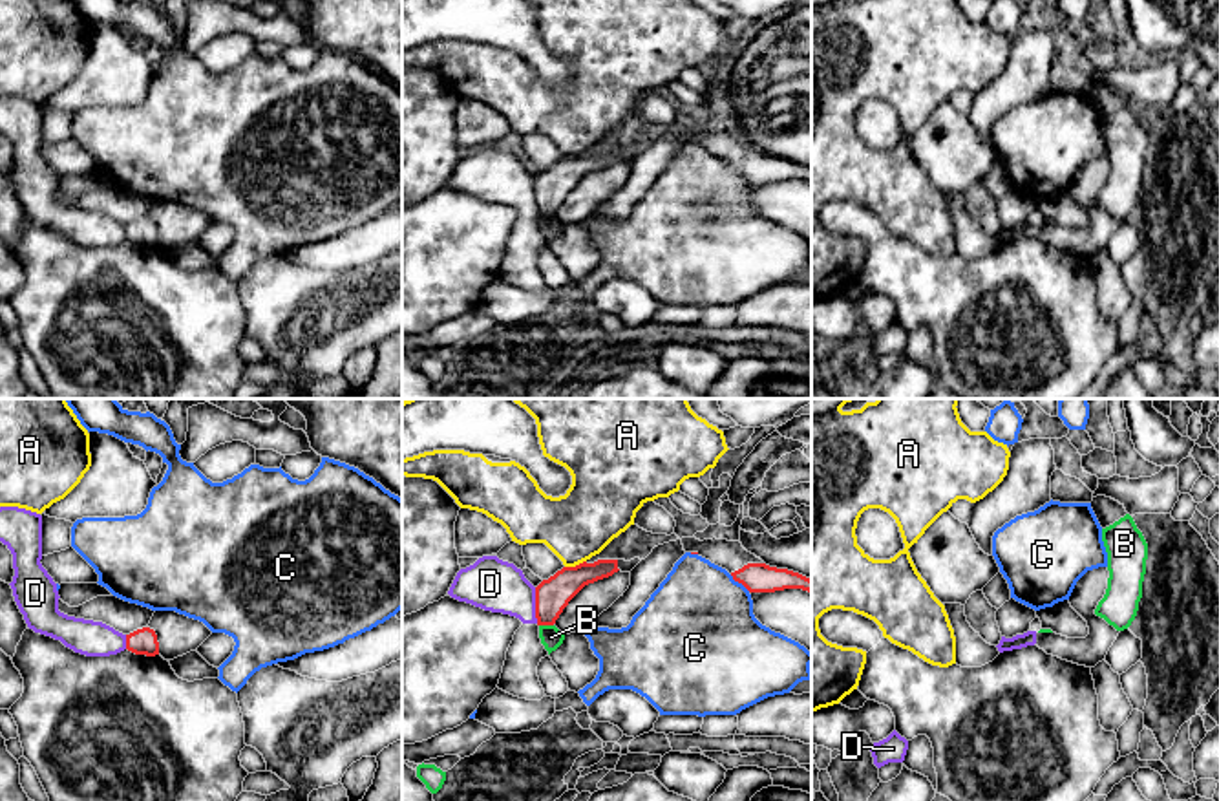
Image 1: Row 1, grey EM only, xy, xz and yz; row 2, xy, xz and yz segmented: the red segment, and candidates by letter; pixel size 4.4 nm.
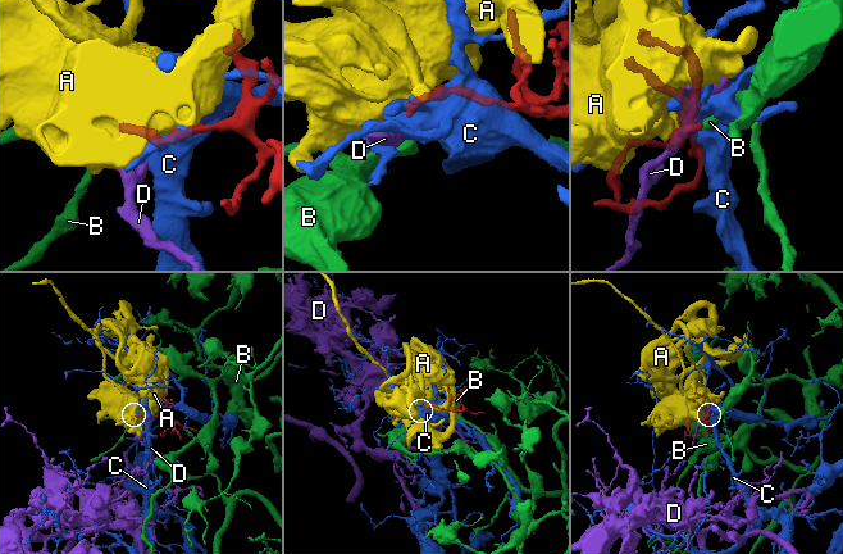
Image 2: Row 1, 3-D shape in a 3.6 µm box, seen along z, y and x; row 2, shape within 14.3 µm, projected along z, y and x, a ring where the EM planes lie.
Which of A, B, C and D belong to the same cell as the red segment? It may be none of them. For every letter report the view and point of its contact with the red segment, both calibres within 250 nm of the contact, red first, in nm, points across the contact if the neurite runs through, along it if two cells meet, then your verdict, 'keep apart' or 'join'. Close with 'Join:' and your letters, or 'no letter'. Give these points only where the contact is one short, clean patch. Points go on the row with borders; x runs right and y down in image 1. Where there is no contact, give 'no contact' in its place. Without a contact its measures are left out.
A: xz (576, 566) | 150/300 nm | along xz (585, 560), (565, 567) | keep apart
B: xz (547, 624) | 150/100 nm | along xz (540, 624), (552, 626) | keep apart
C: xz (741, 582) | 130/480 nm | along xz (730, 575), (750, 591) | keep apart
D: xz (536, 606) | 150/220 nm | keep apart
Join: no letter

